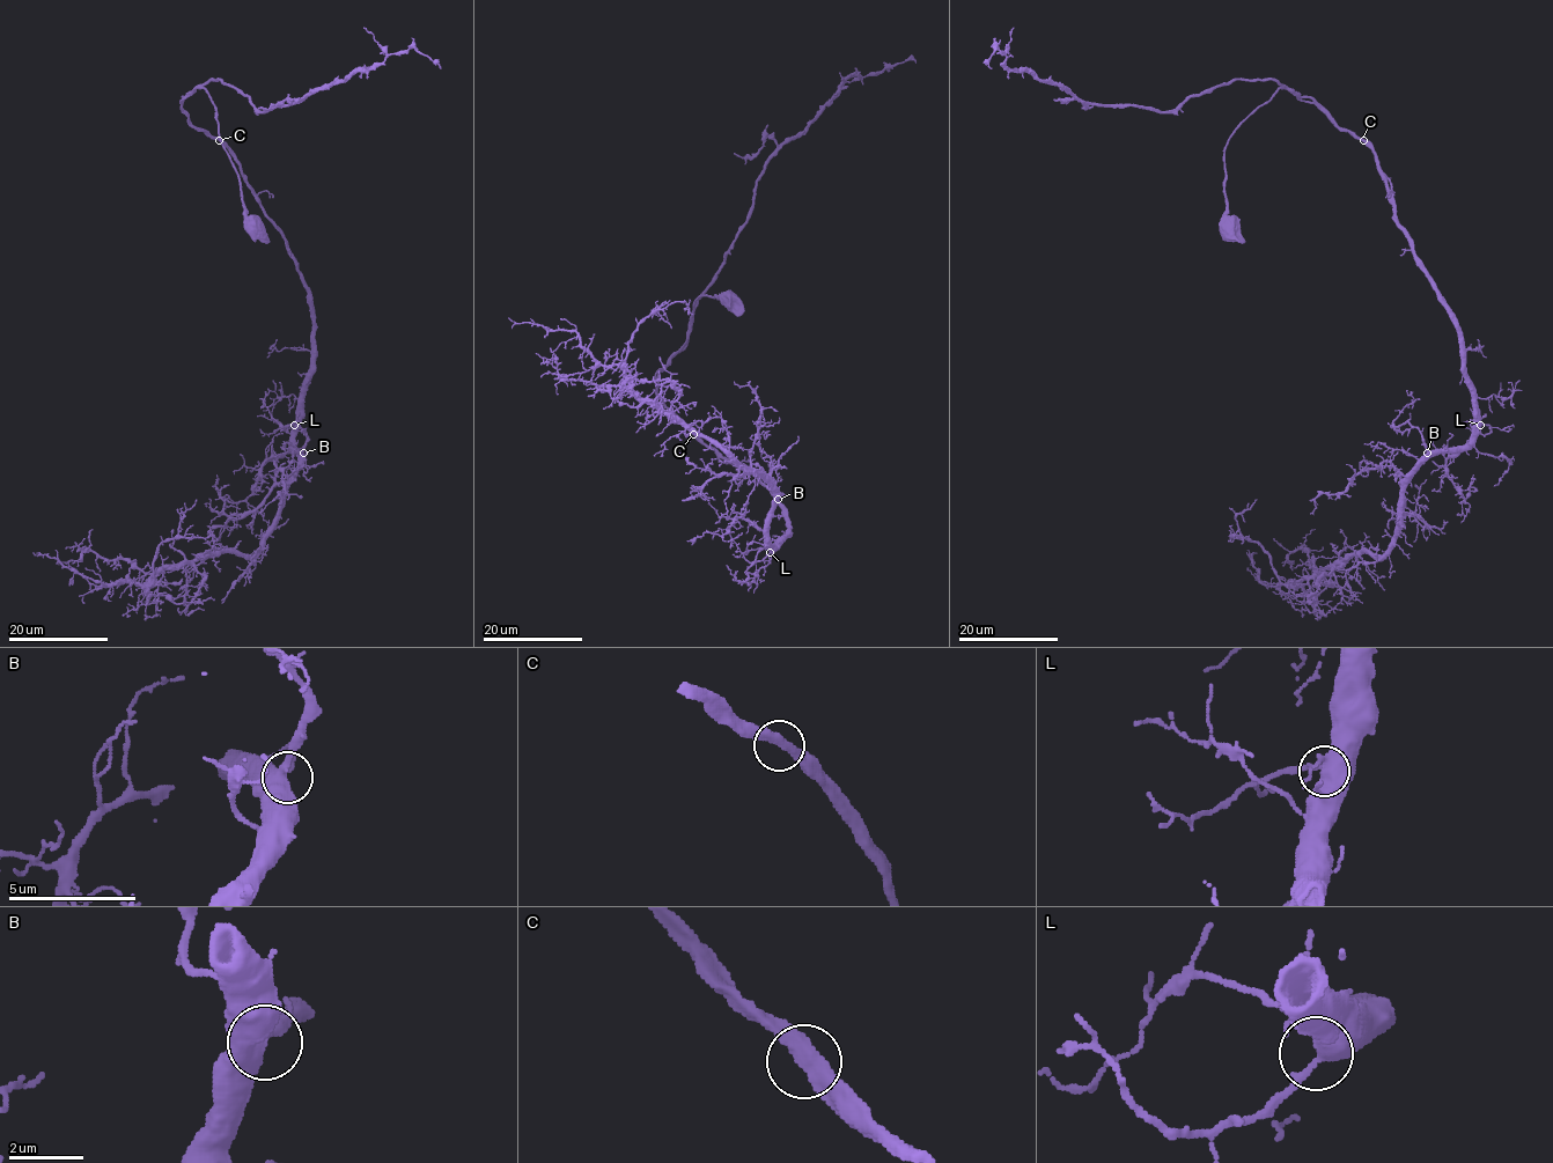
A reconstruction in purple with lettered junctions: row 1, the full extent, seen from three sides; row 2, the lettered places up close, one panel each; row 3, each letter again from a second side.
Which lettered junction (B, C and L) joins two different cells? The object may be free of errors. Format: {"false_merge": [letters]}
{"false_merge": []}

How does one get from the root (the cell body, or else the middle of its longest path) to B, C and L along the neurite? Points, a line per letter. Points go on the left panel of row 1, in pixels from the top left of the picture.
B: (255, 230), (216, 107), (193, 88), (181, 111), (228, 149), (310, 295), (313, 372), (293, 443), (303, 453)
C: (255, 230), (244, 222), (216, 107), (204, 88), (193, 88), (181, 111), (219, 140)
L: (255, 230), (216, 107), (193, 88), (181, 111), (228, 149), (310, 295), (313, 372), (294, 425)

